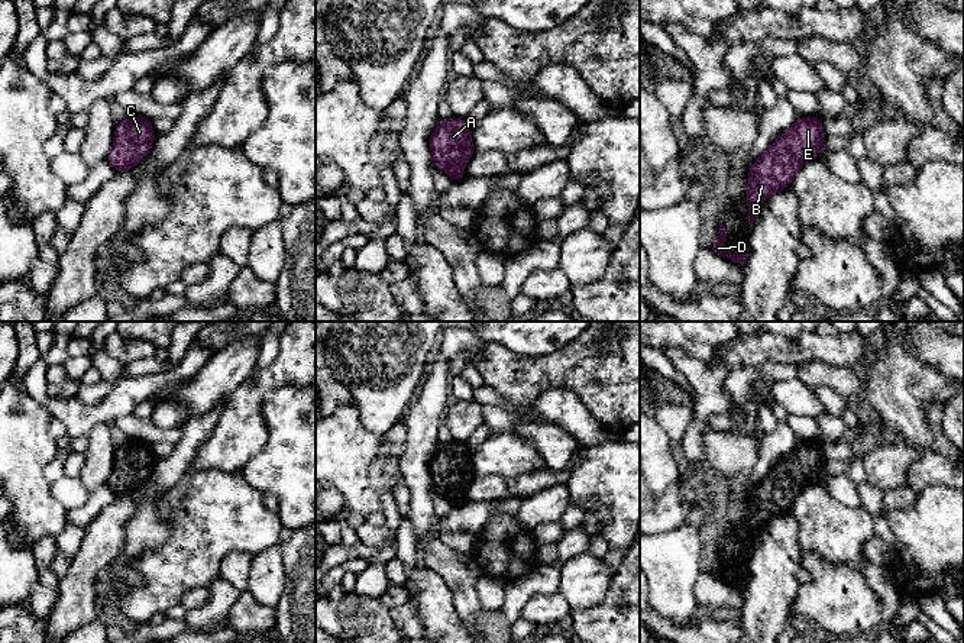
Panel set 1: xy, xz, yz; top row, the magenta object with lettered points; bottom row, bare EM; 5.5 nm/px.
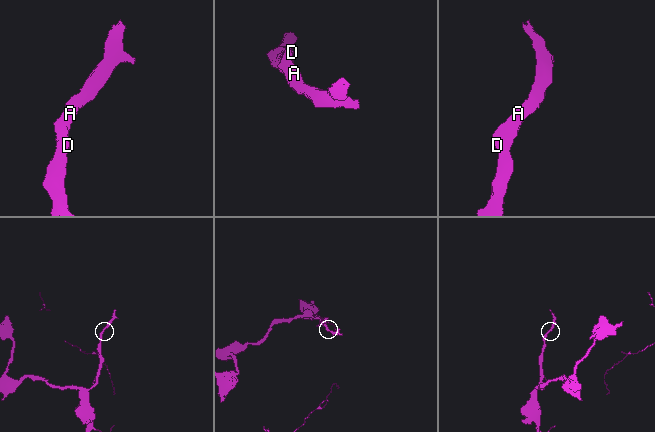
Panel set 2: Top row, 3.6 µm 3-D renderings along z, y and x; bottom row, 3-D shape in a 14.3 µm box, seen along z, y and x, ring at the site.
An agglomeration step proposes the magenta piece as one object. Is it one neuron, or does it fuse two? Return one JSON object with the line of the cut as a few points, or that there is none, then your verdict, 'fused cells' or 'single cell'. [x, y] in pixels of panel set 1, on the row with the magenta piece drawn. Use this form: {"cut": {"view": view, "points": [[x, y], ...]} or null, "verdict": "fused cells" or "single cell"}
{"cut": null, "verdict": "single cell"}

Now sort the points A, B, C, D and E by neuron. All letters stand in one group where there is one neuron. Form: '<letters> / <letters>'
A B C D E

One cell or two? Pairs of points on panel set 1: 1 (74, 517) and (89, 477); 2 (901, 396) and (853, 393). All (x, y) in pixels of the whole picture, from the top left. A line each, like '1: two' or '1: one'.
1: two
2: two

